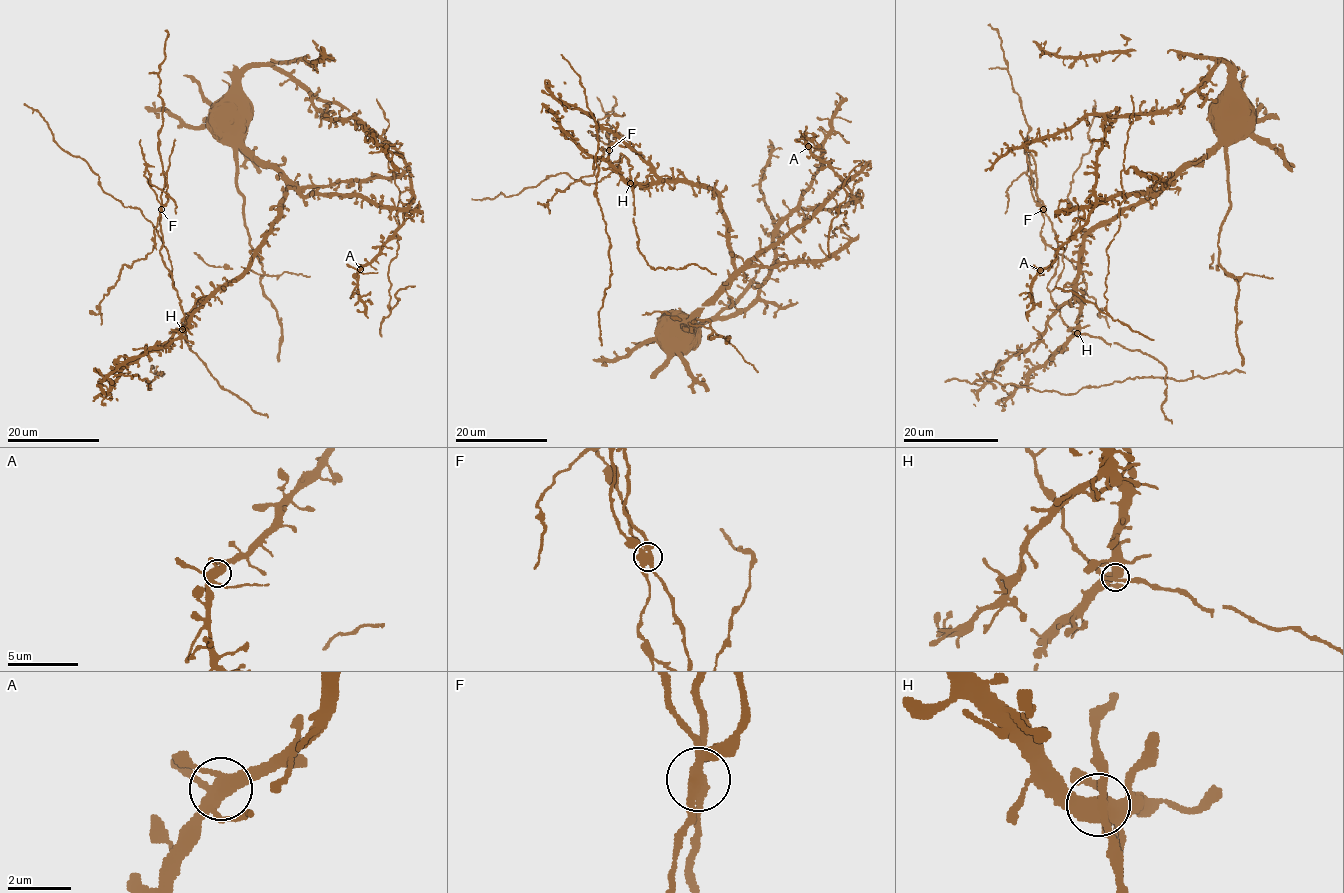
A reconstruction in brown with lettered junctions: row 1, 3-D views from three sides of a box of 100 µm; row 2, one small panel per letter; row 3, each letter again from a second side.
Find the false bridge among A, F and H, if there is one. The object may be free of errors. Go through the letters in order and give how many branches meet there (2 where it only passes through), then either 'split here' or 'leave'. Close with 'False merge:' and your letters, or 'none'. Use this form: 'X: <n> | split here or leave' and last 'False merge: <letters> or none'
A: 5 | leave
F: 5 | split here
H: 5 | leave
False merge: F

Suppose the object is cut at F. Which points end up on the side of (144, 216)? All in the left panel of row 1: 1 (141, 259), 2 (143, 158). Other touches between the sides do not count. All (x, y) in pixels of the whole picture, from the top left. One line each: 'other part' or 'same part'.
1: other part
2: other part

